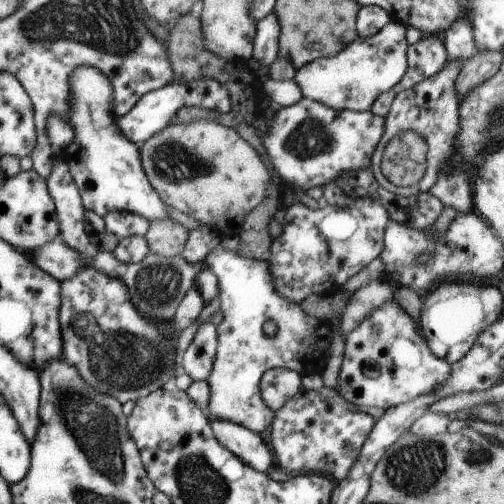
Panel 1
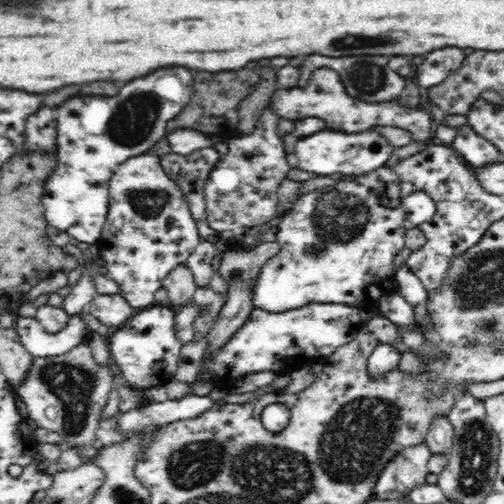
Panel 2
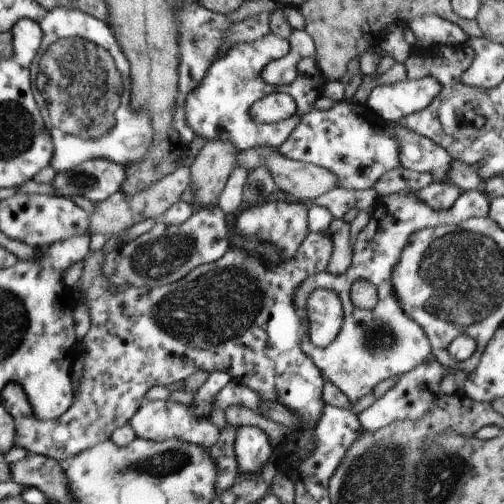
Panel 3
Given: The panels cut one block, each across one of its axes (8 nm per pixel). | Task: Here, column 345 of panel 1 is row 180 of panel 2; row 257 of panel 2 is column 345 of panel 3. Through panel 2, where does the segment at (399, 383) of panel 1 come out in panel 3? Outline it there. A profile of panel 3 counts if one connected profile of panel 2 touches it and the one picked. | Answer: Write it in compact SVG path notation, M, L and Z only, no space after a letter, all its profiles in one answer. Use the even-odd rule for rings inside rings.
M471 190L461 192L457 202L449 210L435 212L427 204L421 204L417 198L411 196L411 192L397 192L389 196L377 196L375 206L369 210L371 218L367 226L359 232L355 246L353 246L353 262L347 268L345 274L333 276L327 270L309 276L305 282L301 282L295 290L295 308L301 316L303 324L307 326L307 298L315 290L333 290L337 292L341 304L343 304L343 324L335 340L325 346L317 348L309 338L301 340L301 350L315 362L315 366L321 370L321 376L325 382L335 384L351 404L361 400L365 394L371 394L373 386L387 380L401 376L415 366L423 364L431 356L431 344L423 328L411 320L405 310L399 306L399 298L395 296L391 272L395 264L399 262L399 256L403 254L403 248L411 240L413 234L419 230L431 230L437 226L457 226L461 222L467 222L469 218L487 218L489 216L489 198L483 190ZM353 280L367 280L377 290L377 304L371 310L355 308L349 300L349 286Z

